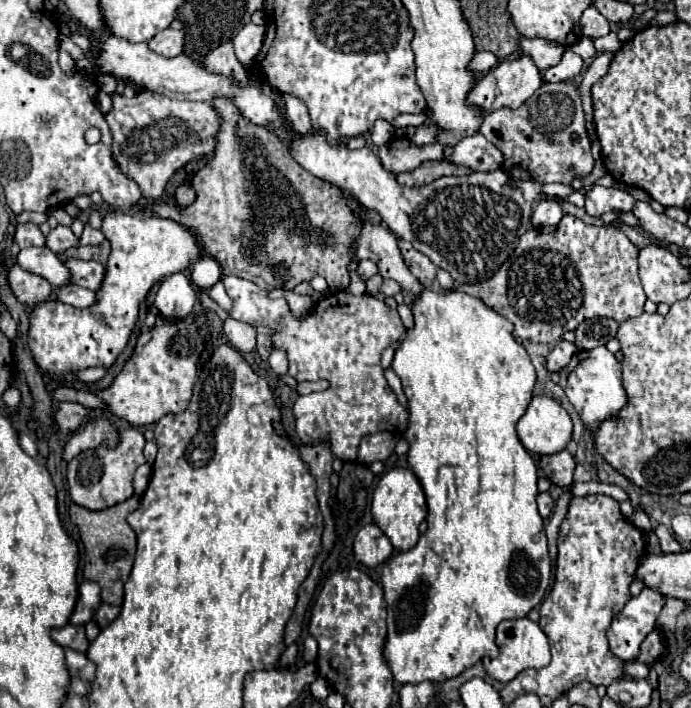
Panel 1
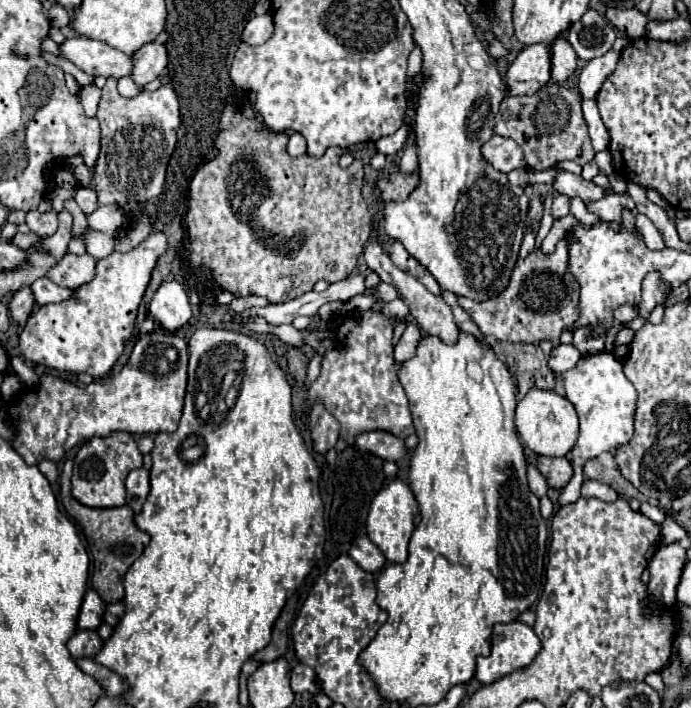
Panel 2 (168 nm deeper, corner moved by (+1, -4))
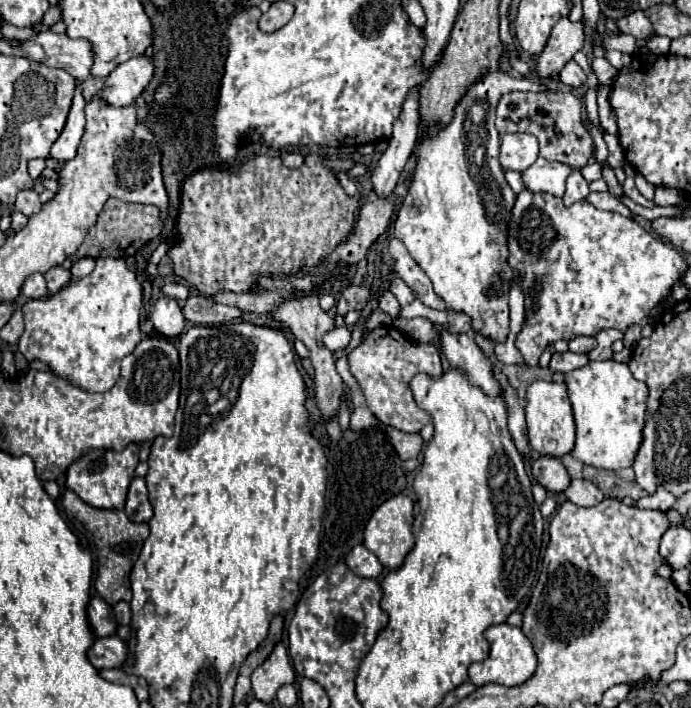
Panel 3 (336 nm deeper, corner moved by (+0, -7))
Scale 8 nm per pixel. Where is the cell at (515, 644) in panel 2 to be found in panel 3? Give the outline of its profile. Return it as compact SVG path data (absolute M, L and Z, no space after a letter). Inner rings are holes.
M501 623L501 625L493 625L485 631L487 641L491 643L491 653L489 659L481 661L481 663L473 663L469 667L469 681L475 687L487 685L487 683L499 683L499 685L521 685L527 679L533 677L535 669L537 669L537 657L533 651L531 641L527 639L527 635L521 631L521 627L513 627L509 623Z

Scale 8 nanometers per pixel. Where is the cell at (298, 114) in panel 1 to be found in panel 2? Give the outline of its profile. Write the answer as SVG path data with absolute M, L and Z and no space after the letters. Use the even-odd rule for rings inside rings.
M294 132L288 140L288 146L286 146L286 152L296 158L296 156L304 156L306 154L306 138L302 138L302 134Z

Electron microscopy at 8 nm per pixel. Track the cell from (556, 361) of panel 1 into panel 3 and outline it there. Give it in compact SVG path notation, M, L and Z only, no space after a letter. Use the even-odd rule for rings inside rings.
M565 351L565 353L553 353L551 357L551 363L549 363L549 369L555 373L555 371L561 371L561 373L569 373L573 369L579 369L583 365L587 365L589 359L587 359L587 353L571 353L571 351Z

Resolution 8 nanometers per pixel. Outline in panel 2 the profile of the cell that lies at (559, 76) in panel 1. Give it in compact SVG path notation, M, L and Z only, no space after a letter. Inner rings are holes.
M588 10L570 26L570 38L574 38L574 50L578 58L592 60L612 48L616 32L604 16L600 16L596 10Z

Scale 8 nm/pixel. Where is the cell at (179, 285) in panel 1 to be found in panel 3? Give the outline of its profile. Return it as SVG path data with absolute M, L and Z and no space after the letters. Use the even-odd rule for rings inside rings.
M165 295L159 297L153 305L151 321L155 325L155 331L167 339L175 339L185 329L185 317L177 299Z

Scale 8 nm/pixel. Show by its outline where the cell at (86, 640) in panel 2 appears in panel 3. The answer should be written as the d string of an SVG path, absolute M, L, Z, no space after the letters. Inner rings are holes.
M111 635L105 639L95 639L95 643L87 651L87 659L95 669L111 669L121 667L127 657L125 641Z

